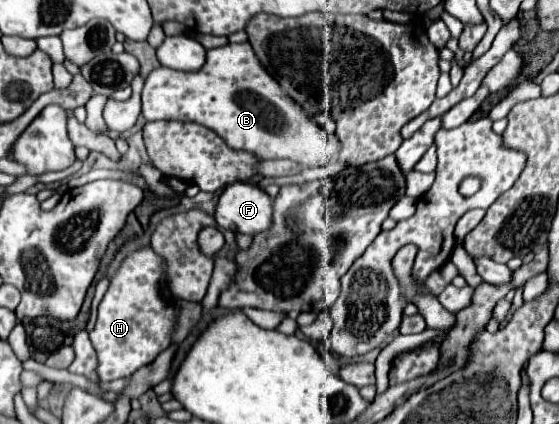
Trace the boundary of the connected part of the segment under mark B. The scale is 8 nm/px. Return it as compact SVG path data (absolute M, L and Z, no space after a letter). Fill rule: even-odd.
M248 42L208 50L206 64L198 72L178 72L166 66L152 70L142 88L142 116L148 122L198 122L218 132L230 148L254 152L262 160L290 158L304 166L326 166L340 148L338 138L328 136L316 120L310 120L260 66Z

